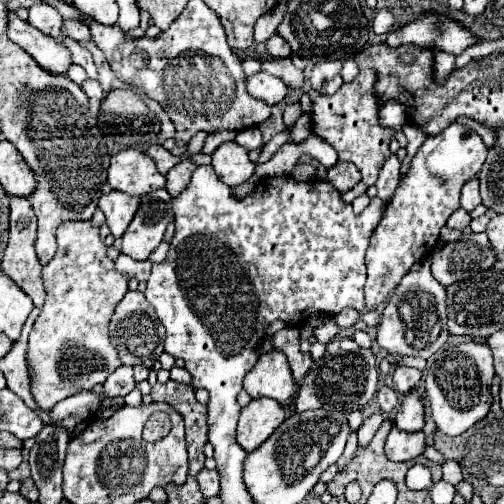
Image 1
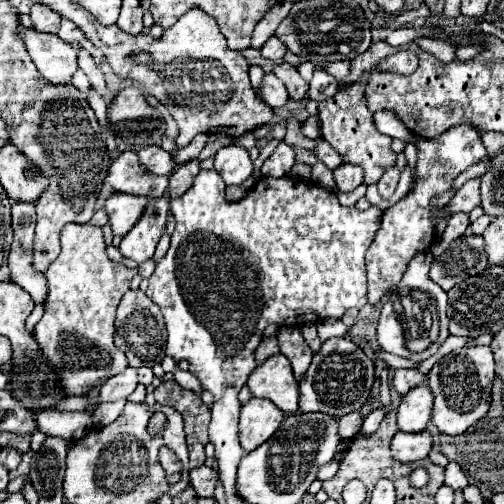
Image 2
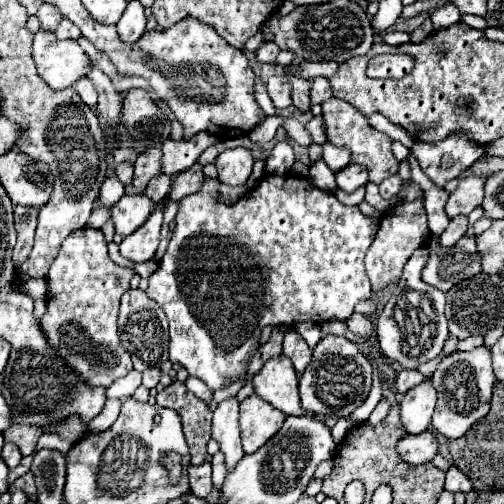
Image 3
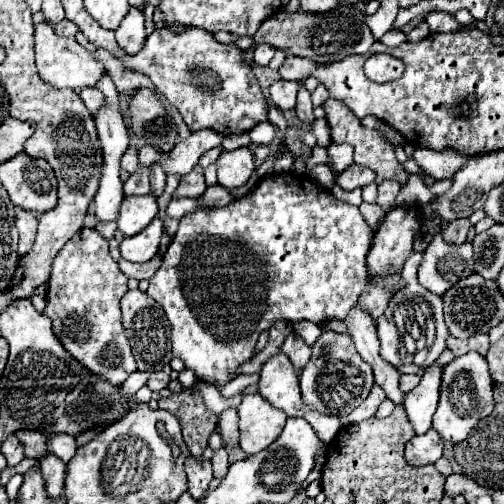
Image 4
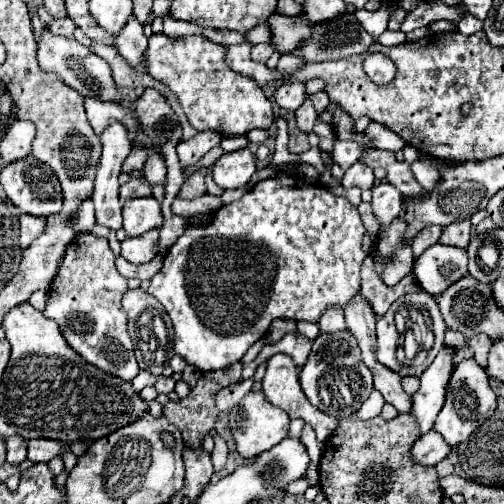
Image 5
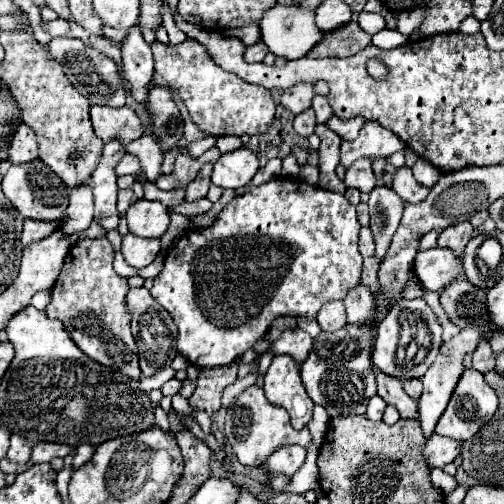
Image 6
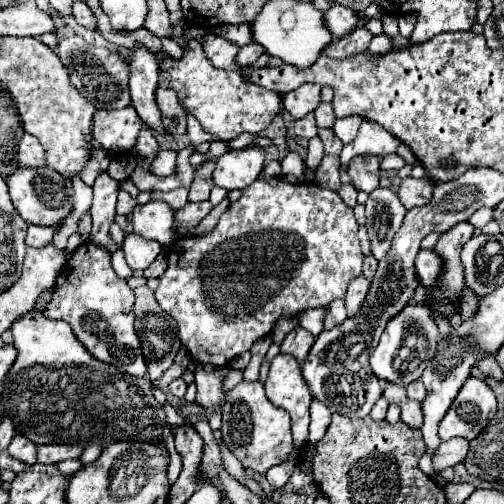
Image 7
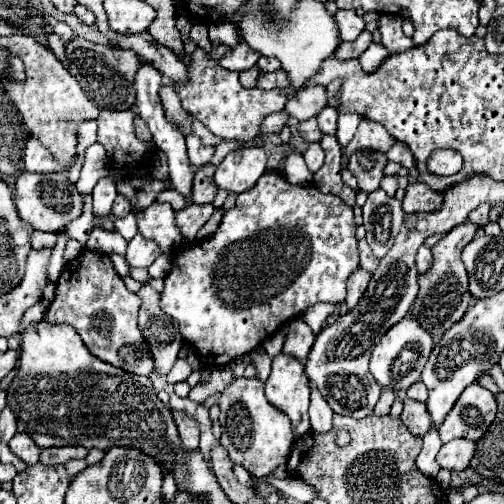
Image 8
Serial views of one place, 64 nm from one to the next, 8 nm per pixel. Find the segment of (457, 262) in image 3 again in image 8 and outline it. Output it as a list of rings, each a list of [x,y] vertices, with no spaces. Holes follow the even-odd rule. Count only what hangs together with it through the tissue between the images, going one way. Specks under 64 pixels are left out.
[[[420,246],[418,254],[416,254],[416,268],[420,274],[428,272],[428,266],[432,266],[432,254],[428,246]]]

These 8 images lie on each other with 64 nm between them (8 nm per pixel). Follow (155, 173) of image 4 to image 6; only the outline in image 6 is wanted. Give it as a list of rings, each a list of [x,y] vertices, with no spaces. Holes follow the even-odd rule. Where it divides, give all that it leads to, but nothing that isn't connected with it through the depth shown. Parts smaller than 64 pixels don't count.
[[[140,136],[138,140],[130,142],[126,146],[126,150],[130,154],[136,154],[140,156],[140,166],[146,174],[148,180],[156,180],[158,176],[162,176],[162,158],[164,158],[164,152],[160,150],[160,146],[156,144],[156,140],[152,136]]]

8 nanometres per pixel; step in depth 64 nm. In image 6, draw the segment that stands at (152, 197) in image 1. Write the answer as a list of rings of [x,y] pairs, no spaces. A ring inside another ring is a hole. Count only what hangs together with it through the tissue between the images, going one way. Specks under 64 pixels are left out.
[[[126,234],[122,240],[122,254],[124,260],[134,268],[148,266],[156,254],[160,252],[160,240],[152,238],[138,238],[134,234]]]

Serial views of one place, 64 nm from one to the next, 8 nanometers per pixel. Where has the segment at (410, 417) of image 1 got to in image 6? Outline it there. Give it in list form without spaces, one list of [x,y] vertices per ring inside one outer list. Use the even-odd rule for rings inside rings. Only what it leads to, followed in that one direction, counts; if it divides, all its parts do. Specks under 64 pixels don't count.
[[[470,328],[470,330],[462,330],[458,336],[454,336],[452,340],[444,342],[442,348],[440,348],[440,354],[436,356],[434,364],[426,370],[426,374],[422,376],[422,382],[424,382],[424,392],[422,396],[418,398],[418,420],[422,424],[422,432],[424,436],[428,438],[432,432],[434,432],[434,426],[438,422],[438,418],[442,416],[442,412],[446,410],[446,404],[450,400],[450,394],[464,370],[464,364],[462,364],[462,358],[464,354],[468,352],[474,352],[476,344],[478,344],[478,338],[486,338],[486,334],[482,334],[480,328]]]

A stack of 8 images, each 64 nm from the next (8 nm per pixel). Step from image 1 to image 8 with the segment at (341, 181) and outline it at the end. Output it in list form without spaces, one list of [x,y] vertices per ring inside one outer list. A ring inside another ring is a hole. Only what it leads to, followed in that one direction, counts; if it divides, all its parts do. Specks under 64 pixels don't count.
[[[360,150],[354,152],[350,156],[348,162],[348,170],[356,176],[358,180],[358,188],[362,192],[374,192],[380,186],[380,180],[384,176],[384,166],[386,166],[388,158],[384,152],[376,152],[376,150]]]

